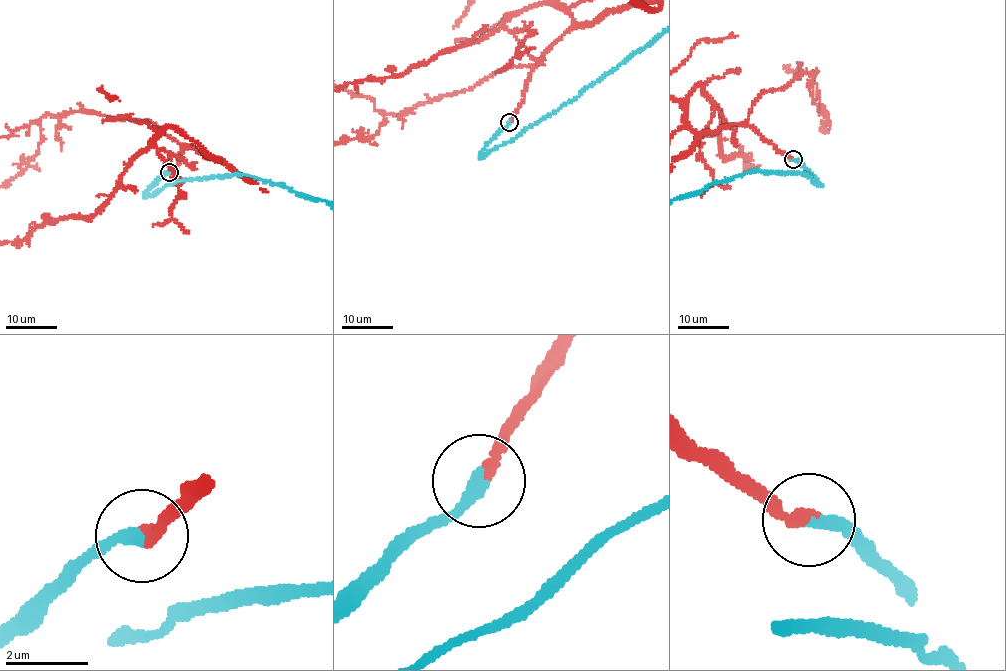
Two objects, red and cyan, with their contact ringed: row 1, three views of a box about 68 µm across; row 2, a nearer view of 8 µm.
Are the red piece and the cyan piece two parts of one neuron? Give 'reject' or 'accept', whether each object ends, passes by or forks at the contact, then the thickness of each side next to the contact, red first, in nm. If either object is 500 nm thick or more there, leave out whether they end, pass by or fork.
accept; red ends; cyan ends; calibres 280 and 340 nm

